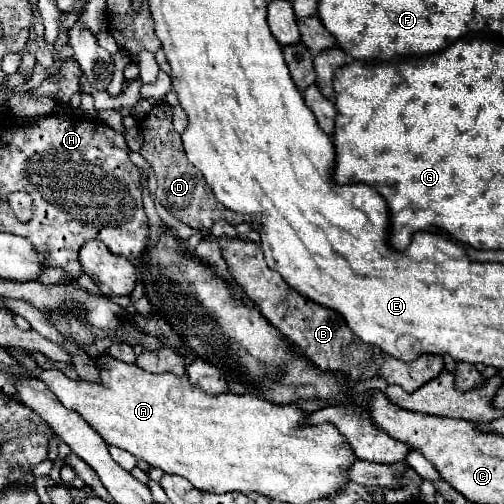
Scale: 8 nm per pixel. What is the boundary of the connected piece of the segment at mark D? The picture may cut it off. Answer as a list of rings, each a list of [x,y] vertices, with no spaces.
[[[161,103],[155,105],[145,119],[141,121],[141,135],[143,135],[143,147],[141,147],[141,155],[149,161],[149,165],[155,171],[157,177],[157,191],[155,191],[155,199],[167,207],[167,211],[177,217],[181,223],[189,225],[191,229],[197,231],[209,231],[211,225],[215,221],[227,221],[229,225],[239,225],[237,223],[237,213],[225,209],[213,195],[211,187],[205,183],[203,175],[187,161],[183,145],[181,145],[181,135],[173,129],[171,123],[171,105]]]

